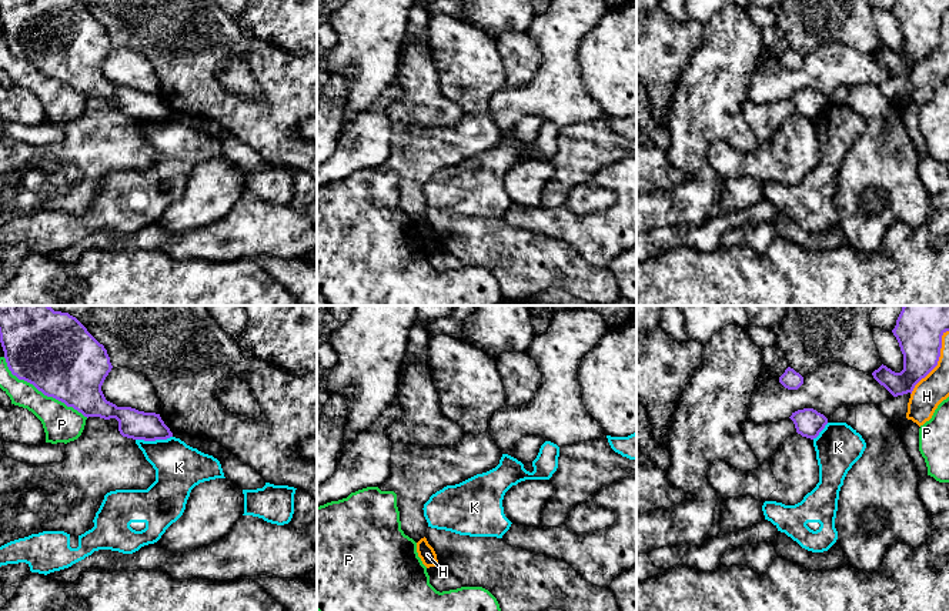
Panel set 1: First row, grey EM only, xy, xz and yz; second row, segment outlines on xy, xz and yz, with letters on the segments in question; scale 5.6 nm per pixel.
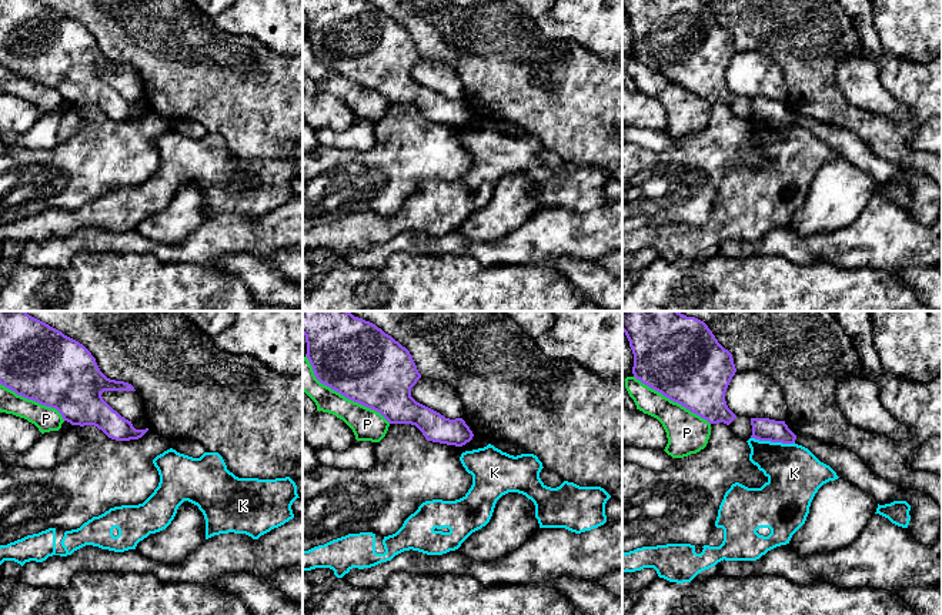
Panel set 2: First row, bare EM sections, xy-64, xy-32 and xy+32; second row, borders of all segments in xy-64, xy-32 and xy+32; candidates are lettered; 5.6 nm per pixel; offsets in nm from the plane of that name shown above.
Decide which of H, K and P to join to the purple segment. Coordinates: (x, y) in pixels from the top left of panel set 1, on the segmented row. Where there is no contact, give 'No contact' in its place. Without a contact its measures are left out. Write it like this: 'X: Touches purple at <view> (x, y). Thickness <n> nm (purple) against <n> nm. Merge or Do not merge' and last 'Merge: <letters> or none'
H: Touches purple at yz (936, 363). Thickness 280 nm (purple) against 170 nm. Do not merge
K: Touches purple at xy (153, 440). Thickness 160 nm (purple) against 280 nm. Do not merge
P: Touches purple at xy (42, 391). Thickness 440 nm (purple) against 200 nm. Do not merge
Merge: none

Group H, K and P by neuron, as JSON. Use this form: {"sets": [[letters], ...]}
{"sets": [["H"], ["K"], ["P"]]}

